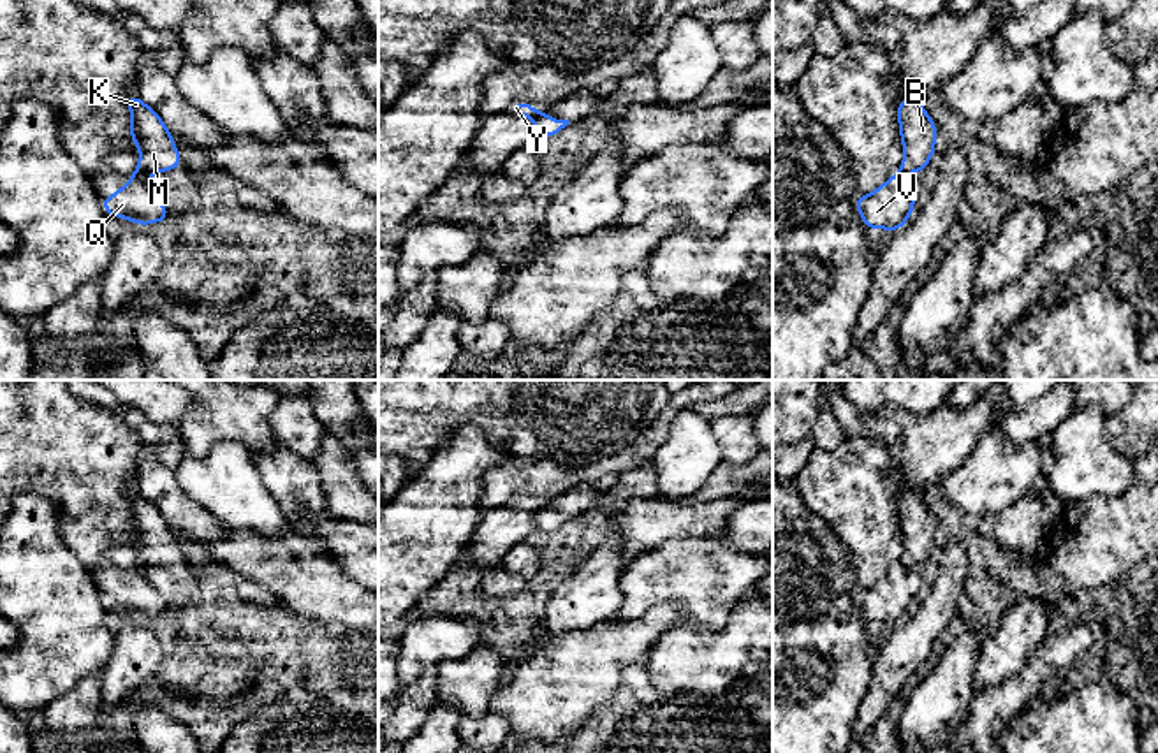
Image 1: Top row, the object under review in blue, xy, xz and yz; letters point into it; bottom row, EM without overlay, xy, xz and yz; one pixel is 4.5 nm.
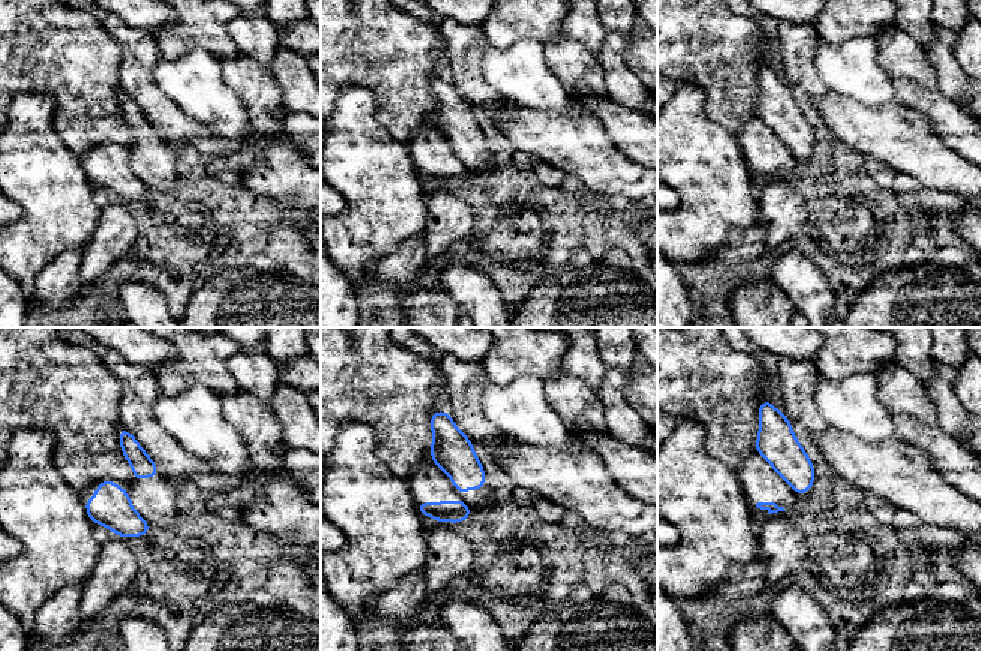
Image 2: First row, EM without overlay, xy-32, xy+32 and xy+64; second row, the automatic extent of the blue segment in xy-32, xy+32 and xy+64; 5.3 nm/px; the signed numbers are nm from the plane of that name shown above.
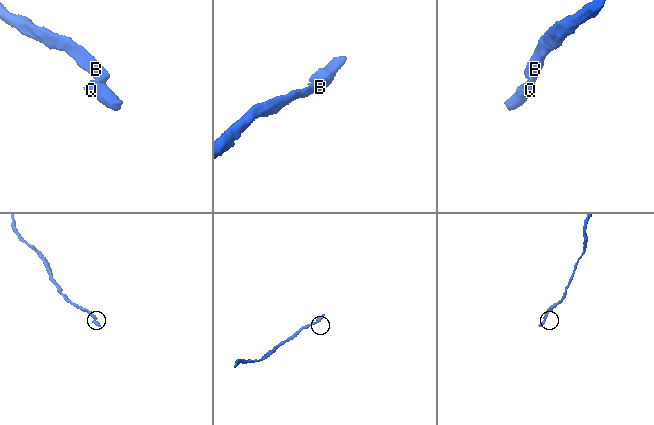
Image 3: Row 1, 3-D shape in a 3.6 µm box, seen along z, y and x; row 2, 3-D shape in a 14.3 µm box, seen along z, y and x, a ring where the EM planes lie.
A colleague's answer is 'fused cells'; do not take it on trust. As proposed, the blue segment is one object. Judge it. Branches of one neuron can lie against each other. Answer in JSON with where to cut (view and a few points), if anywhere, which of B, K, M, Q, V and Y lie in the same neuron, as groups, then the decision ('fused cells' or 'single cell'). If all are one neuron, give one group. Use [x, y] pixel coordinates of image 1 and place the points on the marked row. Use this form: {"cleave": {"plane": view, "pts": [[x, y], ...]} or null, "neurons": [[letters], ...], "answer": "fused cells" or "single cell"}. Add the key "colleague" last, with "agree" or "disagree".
{"cleave": {"plane": "xy", "pts": [[138, 173], [146, 180]]}, "neurons": [["B", "K", "M"], ["Q", "V", "Y"]], "answer": "fused cells", "colleague": "agree"}

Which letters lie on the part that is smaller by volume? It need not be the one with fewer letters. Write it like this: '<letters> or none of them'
Q, V, Y

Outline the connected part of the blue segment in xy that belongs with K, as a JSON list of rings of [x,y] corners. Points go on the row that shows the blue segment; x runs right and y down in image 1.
[[[137,95],[127,97],[132,114],[130,139],[143,153],[137,160],[139,174],[148,179],[160,171],[172,171],[181,165],[181,155],[172,143],[172,134],[162,118]]]

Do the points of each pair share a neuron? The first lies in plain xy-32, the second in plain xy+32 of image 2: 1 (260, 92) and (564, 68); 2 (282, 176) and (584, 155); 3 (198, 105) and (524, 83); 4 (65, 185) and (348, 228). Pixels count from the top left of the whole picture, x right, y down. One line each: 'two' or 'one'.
1: one
2: one
3: one
4: one

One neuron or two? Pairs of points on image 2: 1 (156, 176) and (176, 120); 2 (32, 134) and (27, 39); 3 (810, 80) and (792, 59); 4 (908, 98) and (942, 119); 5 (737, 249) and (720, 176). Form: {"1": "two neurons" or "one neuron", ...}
{"1": "two neurons", "2": "two neurons", "3": "one neuron", "4": "one neuron", "5": "two neurons"}

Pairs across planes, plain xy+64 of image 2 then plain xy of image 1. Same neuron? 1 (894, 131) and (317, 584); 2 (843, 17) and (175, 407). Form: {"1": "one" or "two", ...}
{"1": "one", "2": "two"}

